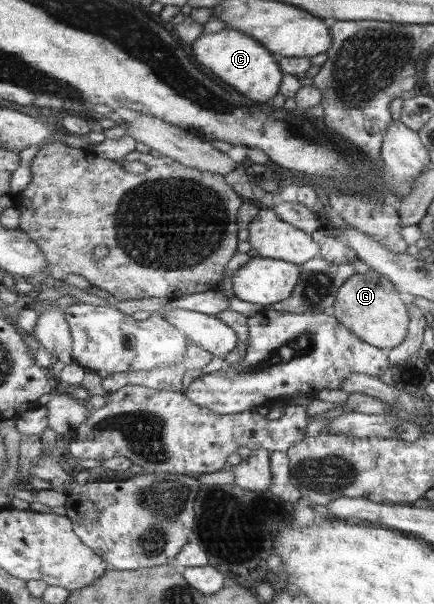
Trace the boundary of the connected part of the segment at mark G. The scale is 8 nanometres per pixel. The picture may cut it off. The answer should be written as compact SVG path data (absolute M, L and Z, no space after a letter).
M368 268L365 274L354 274L338 290L331 312L362 341L387 352L404 343L411 325L410 311L395 283L373 268Z

